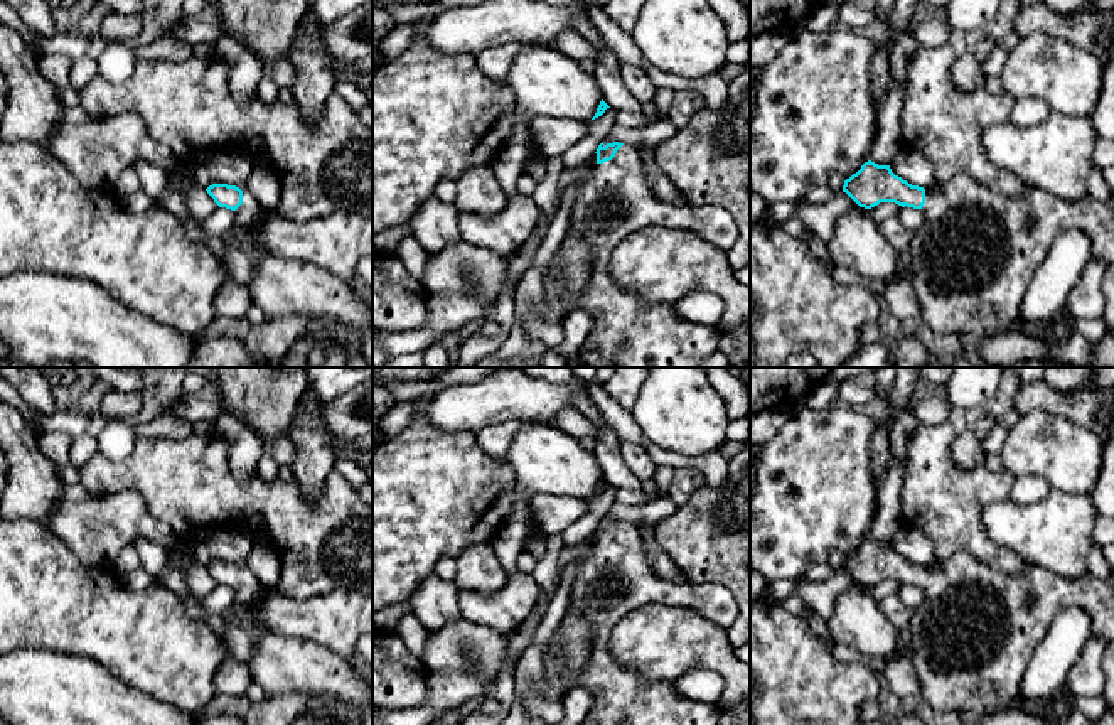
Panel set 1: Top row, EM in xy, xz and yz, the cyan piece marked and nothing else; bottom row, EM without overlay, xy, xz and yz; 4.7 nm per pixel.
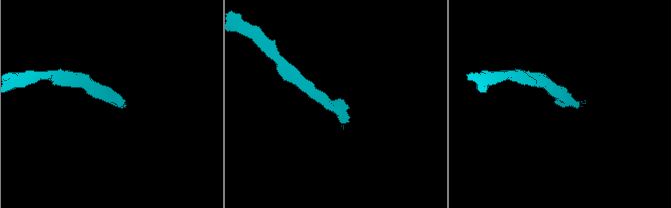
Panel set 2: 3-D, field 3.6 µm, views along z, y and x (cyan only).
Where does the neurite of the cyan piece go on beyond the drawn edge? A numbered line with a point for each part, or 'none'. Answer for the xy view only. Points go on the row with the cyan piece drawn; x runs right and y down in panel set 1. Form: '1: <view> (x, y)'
1: xy (250, 211)

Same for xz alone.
1: xz (617, 201)

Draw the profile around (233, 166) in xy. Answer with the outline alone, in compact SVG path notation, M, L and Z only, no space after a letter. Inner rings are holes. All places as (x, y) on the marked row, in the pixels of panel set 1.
M231 145L199 157L194 174L199 187L212 184L246 185L256 165L254 152Z

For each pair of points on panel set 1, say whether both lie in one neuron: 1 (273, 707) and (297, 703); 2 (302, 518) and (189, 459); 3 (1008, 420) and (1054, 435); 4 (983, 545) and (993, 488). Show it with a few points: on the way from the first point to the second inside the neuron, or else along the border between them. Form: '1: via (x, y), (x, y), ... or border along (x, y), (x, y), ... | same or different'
1: via (278, 707), (292, 703) | same
2: via (273, 510), (262, 504), (235, 503), (218, 488) | same
3: border along (1022, 415), (1010, 429) | different
4: via (973, 528), (973, 499), (976, 496) | same

